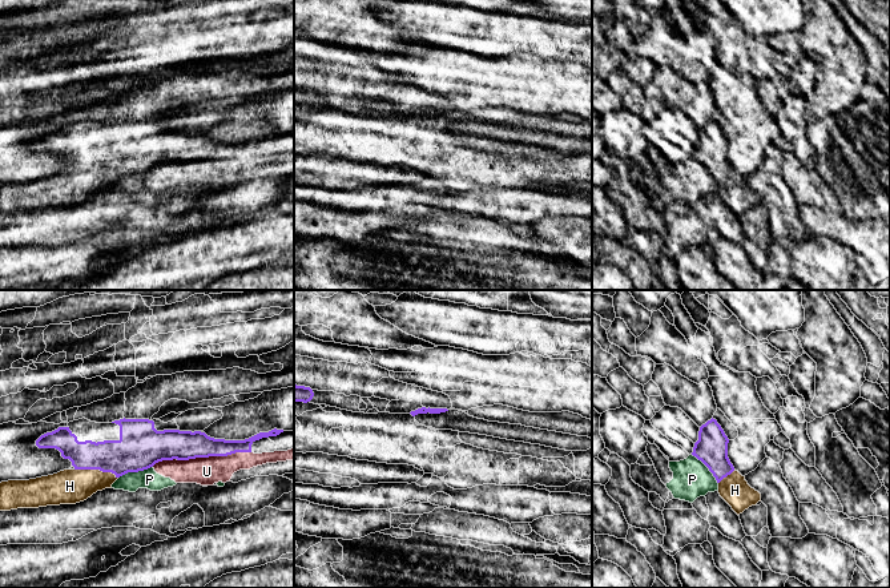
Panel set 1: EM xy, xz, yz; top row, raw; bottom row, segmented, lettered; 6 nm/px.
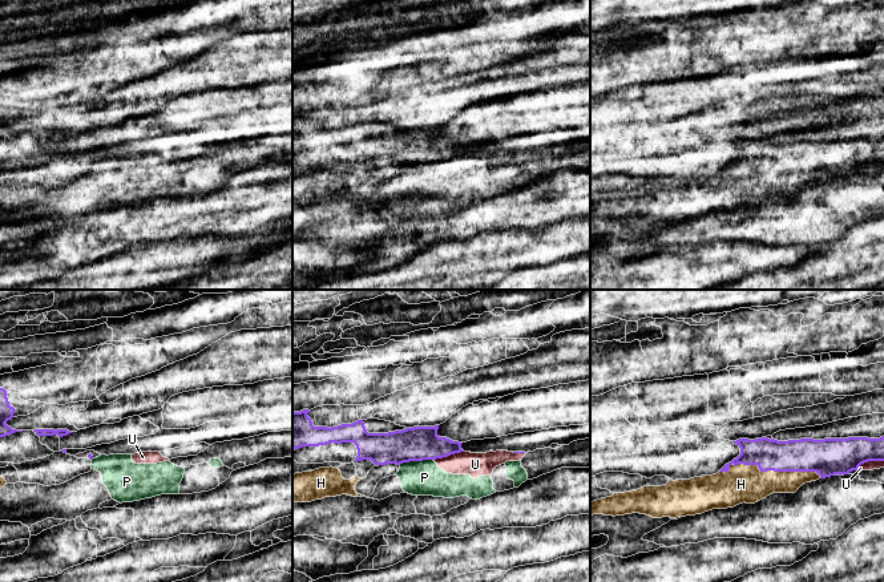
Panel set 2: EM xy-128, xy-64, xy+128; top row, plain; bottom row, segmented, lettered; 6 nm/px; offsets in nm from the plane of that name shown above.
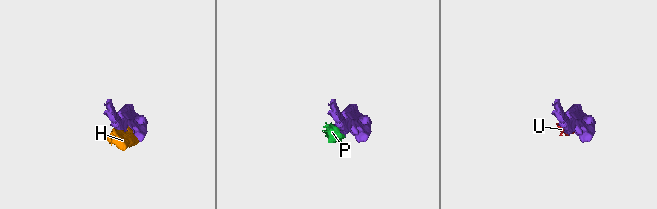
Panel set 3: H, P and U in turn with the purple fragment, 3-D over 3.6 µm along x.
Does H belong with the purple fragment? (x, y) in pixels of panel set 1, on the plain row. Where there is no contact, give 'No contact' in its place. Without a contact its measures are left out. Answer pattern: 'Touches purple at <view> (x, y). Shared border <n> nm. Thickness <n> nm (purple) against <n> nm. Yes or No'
Touches purple at xy (96, 170). Shared border 280 nm. Thickness 240 nm (purple) against 200 nm. Yes

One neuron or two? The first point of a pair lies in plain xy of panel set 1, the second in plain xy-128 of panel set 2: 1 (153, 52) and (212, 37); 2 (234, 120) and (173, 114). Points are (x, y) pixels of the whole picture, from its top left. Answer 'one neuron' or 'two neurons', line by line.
1: one neuron
2: one neuron

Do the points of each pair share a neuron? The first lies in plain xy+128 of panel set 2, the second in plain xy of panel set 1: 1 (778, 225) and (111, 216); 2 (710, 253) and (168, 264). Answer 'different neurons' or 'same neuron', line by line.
1: same neuron
2: different neurons

